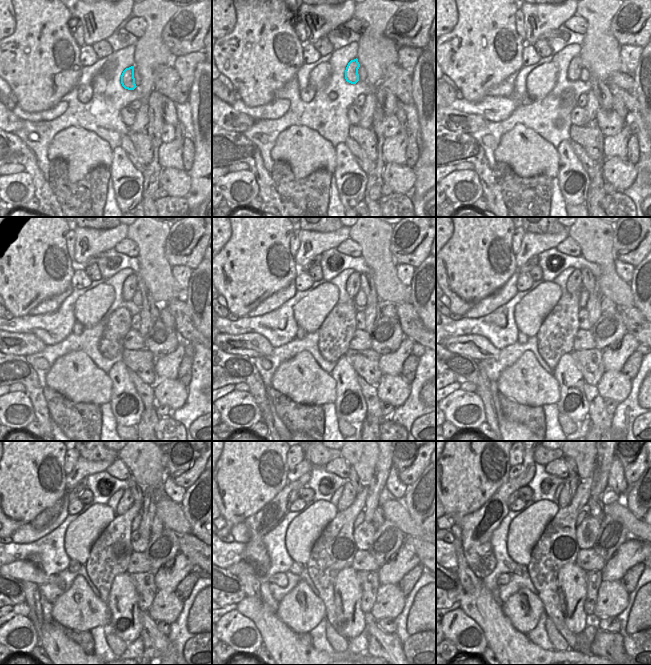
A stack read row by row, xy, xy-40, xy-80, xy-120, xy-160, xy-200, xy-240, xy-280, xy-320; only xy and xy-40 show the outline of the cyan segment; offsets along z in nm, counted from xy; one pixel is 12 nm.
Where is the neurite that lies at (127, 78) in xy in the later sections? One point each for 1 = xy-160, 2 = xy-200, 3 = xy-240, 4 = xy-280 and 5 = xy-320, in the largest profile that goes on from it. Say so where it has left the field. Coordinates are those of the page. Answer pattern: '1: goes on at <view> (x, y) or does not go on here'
1: goes on at xy-160 (353, 284)
2: goes on at xy-200 (574, 282)
3: goes on at xy-240 (126, 501)
4: goes on at xy-280 (348, 495)
5: goes on at xy-320 (569, 488)

